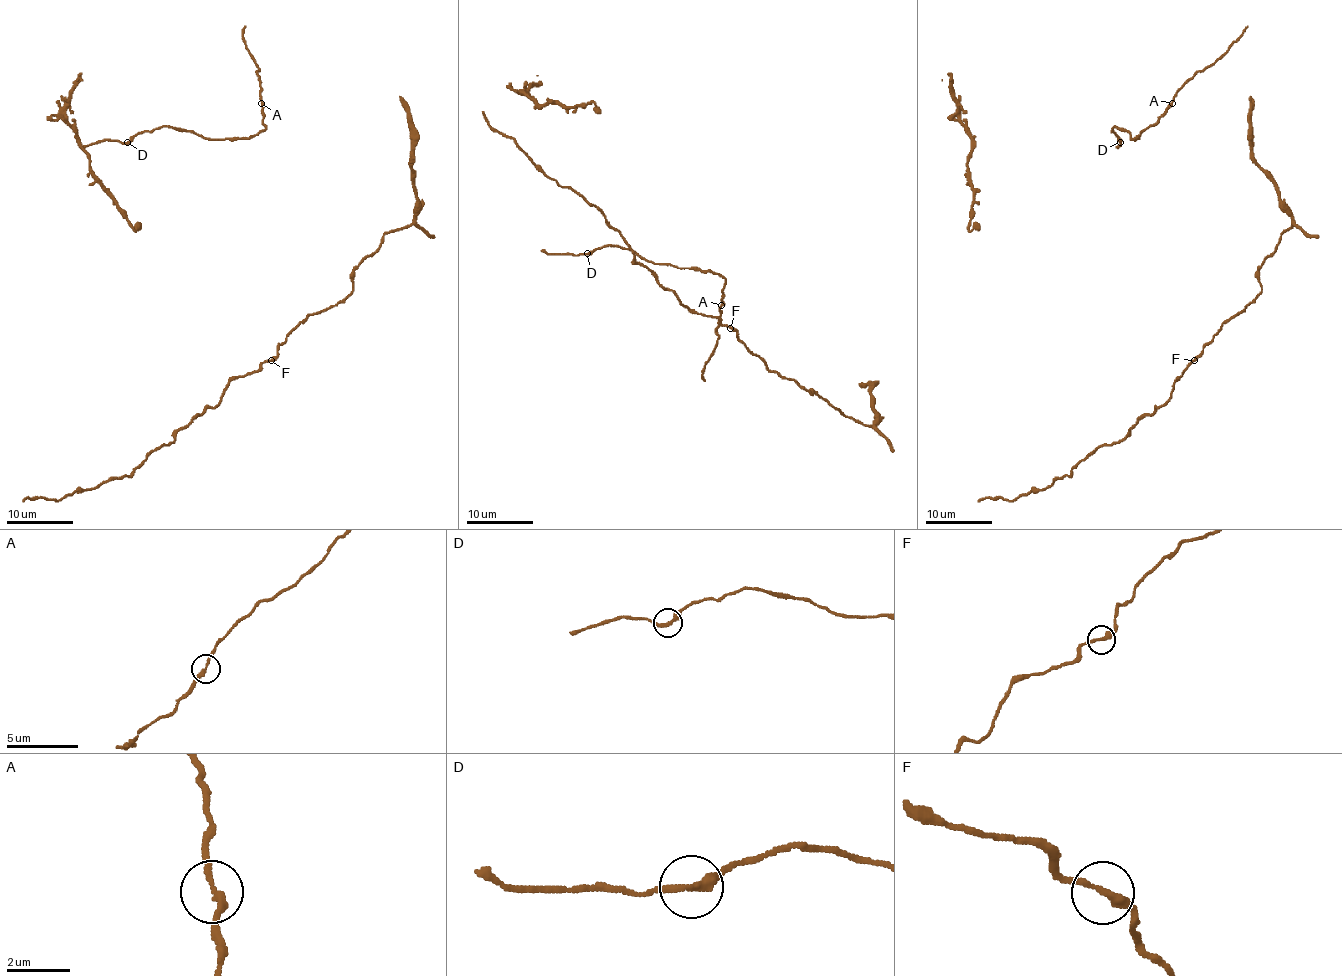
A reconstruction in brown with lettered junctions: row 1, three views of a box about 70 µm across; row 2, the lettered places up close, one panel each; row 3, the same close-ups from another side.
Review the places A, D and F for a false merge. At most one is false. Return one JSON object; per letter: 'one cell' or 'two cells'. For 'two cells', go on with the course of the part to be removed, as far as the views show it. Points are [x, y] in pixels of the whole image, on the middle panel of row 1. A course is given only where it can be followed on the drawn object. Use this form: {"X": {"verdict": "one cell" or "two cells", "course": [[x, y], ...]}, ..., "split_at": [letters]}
{"A": {"verdict": "one cell"}, "D": {"verdict": "one cell"}, "F": {"verdict": "one cell"}, "split_at": []}

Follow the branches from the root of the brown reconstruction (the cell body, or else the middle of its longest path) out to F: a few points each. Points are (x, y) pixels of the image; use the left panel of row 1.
F: (411, 133), (413, 221), (386, 233), (353, 271), (353, 290), (333, 307), (309, 313), (271, 360)

